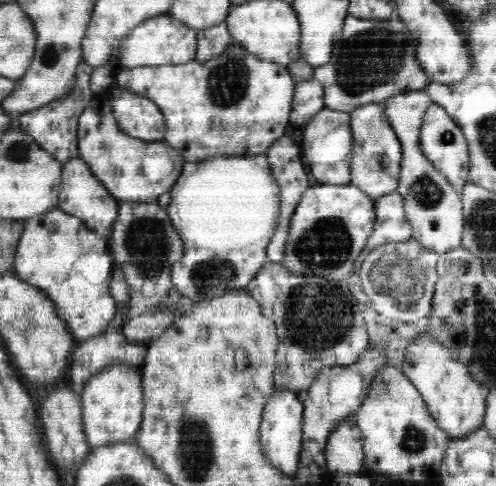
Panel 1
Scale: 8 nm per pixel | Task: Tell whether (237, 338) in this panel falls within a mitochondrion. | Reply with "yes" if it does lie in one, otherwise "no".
no

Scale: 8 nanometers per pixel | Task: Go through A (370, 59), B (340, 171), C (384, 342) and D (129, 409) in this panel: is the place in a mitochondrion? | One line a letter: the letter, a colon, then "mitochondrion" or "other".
A: mitochondrion
B: other
C: other
D: other

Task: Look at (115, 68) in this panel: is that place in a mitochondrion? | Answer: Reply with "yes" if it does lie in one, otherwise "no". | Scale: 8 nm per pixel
no

